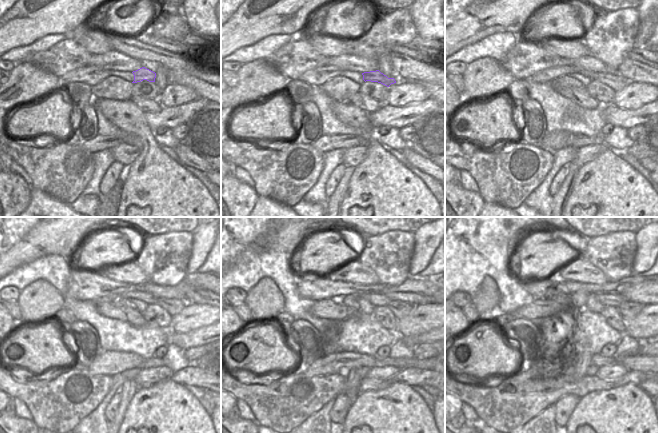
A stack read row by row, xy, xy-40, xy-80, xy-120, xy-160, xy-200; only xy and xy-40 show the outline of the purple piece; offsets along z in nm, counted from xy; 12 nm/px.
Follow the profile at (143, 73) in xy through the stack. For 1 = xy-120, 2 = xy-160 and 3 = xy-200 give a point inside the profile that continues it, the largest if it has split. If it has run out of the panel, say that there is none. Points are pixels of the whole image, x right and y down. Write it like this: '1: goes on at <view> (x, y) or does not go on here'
1: goes on at xy-120 (173, 306)
2: goes on at xy-160 (400, 309)
3: goes on at xy-200 (629, 310)

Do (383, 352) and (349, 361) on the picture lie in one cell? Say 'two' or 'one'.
two

